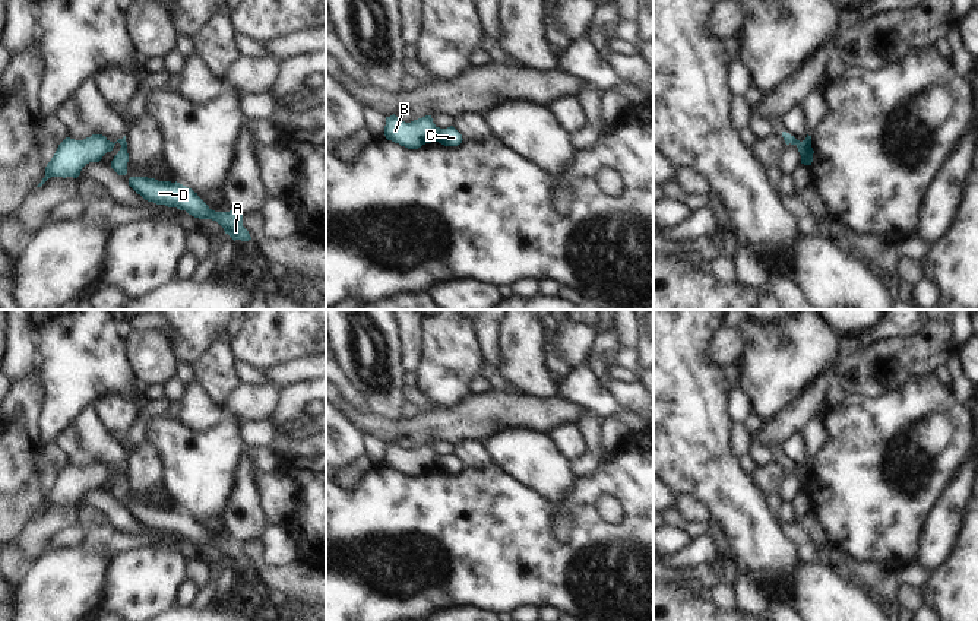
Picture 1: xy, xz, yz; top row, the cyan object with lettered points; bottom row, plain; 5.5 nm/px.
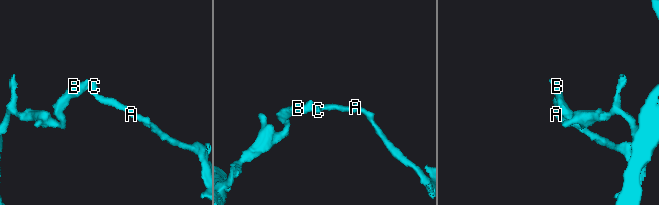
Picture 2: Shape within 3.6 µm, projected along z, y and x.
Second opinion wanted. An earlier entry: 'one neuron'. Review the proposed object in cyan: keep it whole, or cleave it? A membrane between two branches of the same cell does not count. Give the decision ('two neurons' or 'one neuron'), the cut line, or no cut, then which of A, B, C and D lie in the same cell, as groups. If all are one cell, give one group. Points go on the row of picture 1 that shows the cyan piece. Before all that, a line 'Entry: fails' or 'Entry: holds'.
Entry: fails
two neurons | xz (436, 127), (431, 139) | A C D / B

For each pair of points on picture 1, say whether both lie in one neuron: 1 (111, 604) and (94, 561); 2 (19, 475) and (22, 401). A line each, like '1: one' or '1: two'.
1: two
2: one

